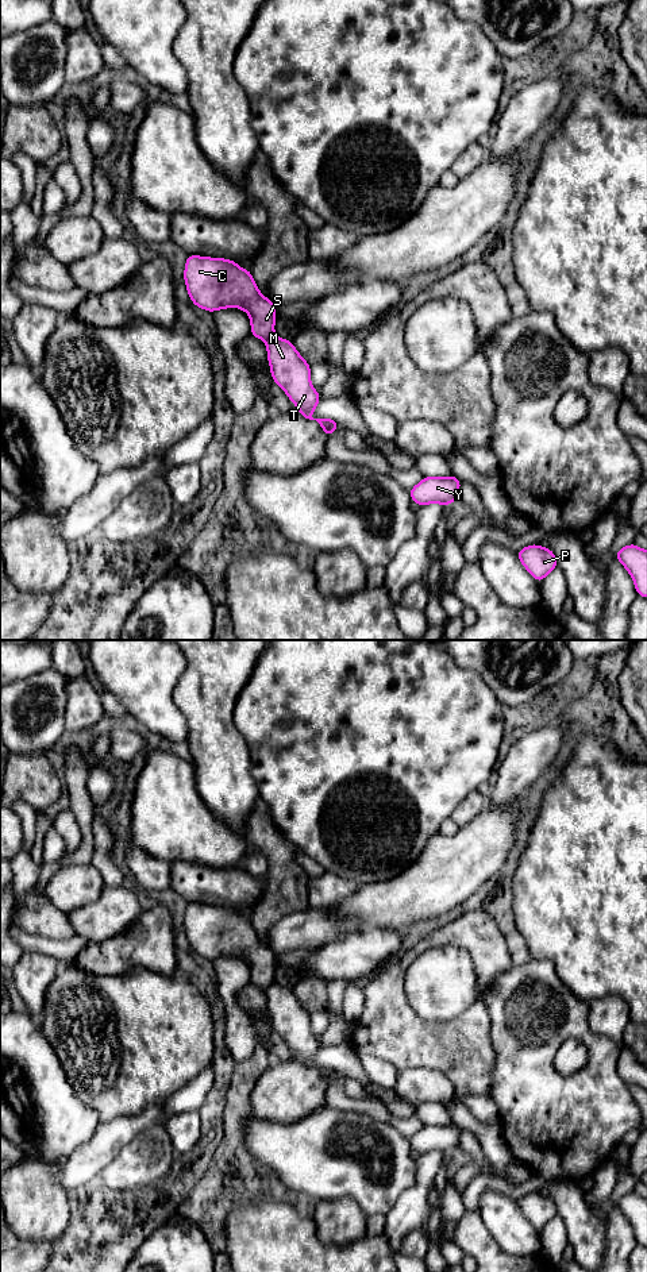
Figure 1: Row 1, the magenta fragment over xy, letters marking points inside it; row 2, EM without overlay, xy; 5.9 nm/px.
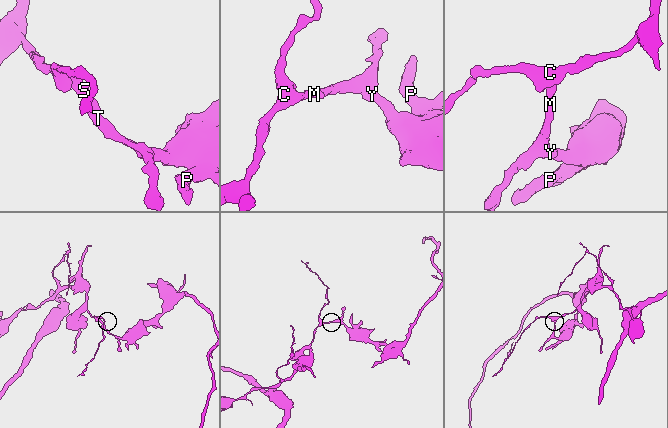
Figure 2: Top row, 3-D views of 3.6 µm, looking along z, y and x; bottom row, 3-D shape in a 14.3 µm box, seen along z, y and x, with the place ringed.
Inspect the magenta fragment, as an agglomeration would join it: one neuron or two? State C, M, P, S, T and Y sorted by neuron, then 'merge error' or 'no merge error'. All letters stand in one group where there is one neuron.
groups C S / M P T Y; merge error

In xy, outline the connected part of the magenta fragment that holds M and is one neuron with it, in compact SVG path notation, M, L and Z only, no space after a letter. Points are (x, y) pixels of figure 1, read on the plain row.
M273 983L265 988L265 994L273 1029L285 1040L301 1064L316 1068L326 1084L332 1083L338 1076L336 1068L312 1065L321 1046L311 1032L311 1014L299 1002L293 990Z

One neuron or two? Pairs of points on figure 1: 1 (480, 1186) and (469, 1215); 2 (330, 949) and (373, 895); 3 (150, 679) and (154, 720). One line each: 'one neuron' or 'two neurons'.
1: two neurons
2: two neurons
3: one neuron

